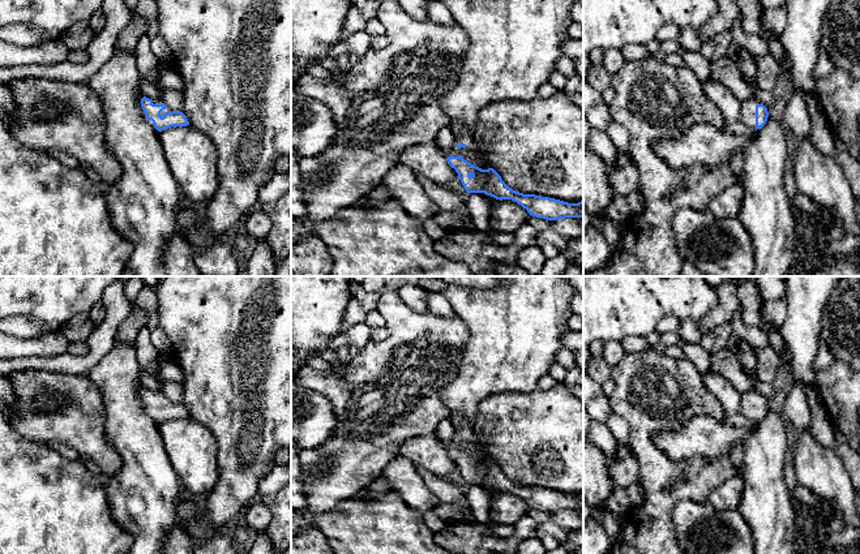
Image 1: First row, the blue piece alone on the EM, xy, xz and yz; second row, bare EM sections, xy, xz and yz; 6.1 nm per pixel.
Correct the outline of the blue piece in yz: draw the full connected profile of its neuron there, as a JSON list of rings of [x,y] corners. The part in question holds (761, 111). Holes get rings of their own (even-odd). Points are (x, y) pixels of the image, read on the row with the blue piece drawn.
[[[756,98],[740,102],[739,120],[752,132],[762,128],[769,117],[769,109]]]

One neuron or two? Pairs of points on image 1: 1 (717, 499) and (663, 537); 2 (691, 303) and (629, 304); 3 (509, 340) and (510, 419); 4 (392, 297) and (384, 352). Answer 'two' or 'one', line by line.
1: two
2: one
3: two
4: one

